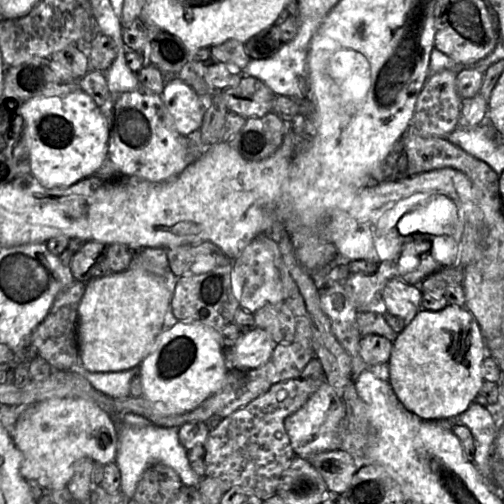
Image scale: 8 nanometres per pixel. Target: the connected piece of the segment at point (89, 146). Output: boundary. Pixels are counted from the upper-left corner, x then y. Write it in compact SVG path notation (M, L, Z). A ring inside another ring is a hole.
M82 89L66 95L34 97L21 106L23 137L30 154L31 174L45 187L69 187L93 176L108 153L107 122Z

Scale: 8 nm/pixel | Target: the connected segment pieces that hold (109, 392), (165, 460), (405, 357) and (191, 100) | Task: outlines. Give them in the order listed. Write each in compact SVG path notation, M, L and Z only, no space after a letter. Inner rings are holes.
M81 363L71 370L88 380L92 387L112 398L130 396L130 383L139 367L117 372L92 372L87 370Z
M120 423L118 425L118 448L116 454L116 464L121 473L120 491L128 500L132 500L144 471L151 465L162 463L172 468L180 477L186 487L197 487L200 477L193 471L187 450L179 441L177 428L162 427L154 424L148 424L143 427L135 427Z
M447 304L445 308L439 311L427 311L421 309L412 320L406 322L404 329L397 333L392 344L392 351L388 361L388 381L402 405L415 416L424 420L458 418L459 415L466 411L474 402L483 382L483 362L487 355L487 349L479 324L465 306Z
M166 77L161 98L179 134L188 136L200 129L206 108L192 87L179 78Z

